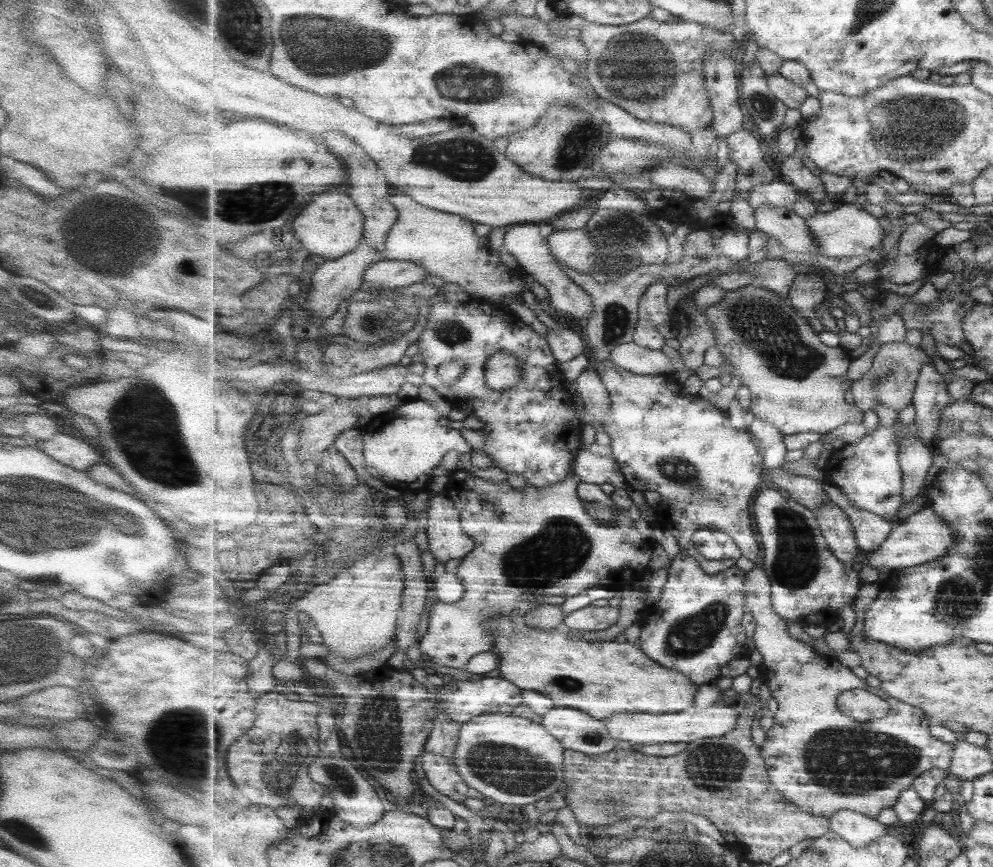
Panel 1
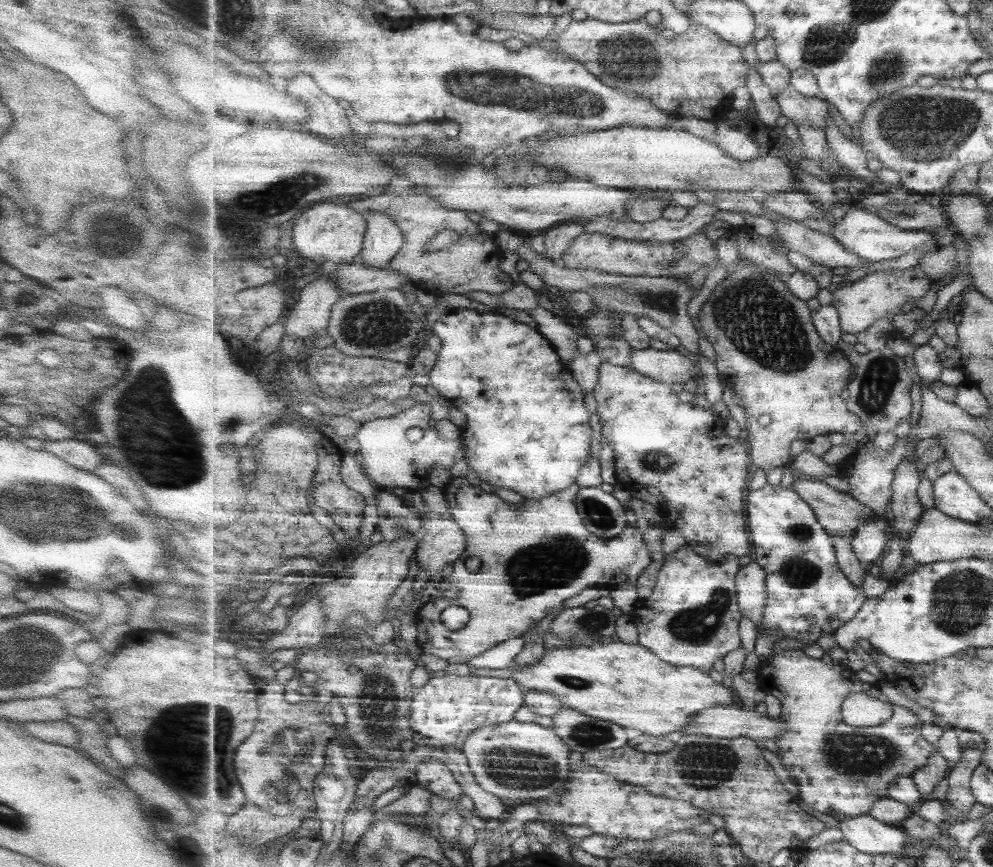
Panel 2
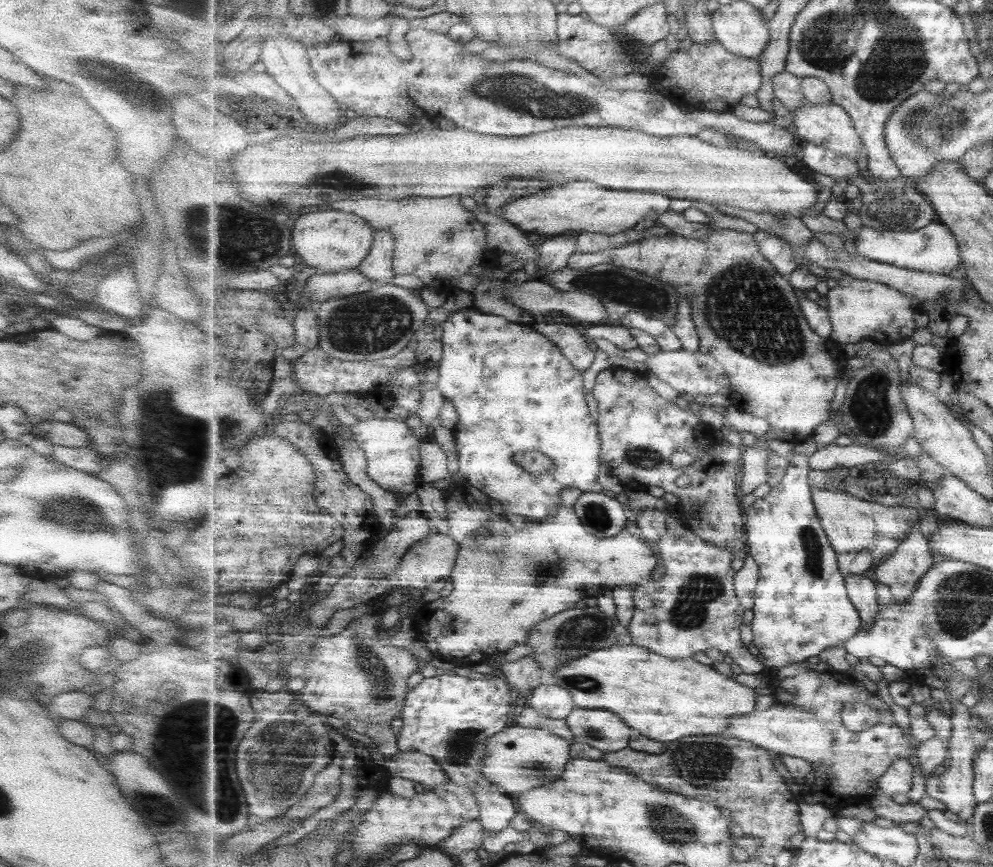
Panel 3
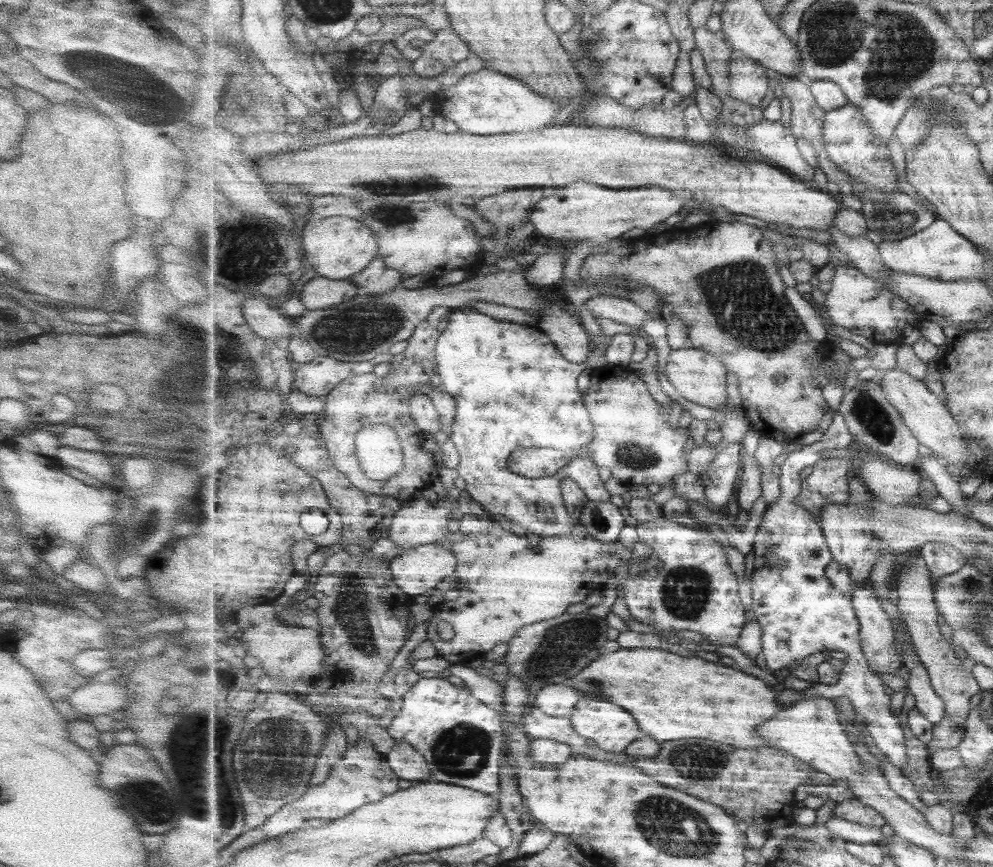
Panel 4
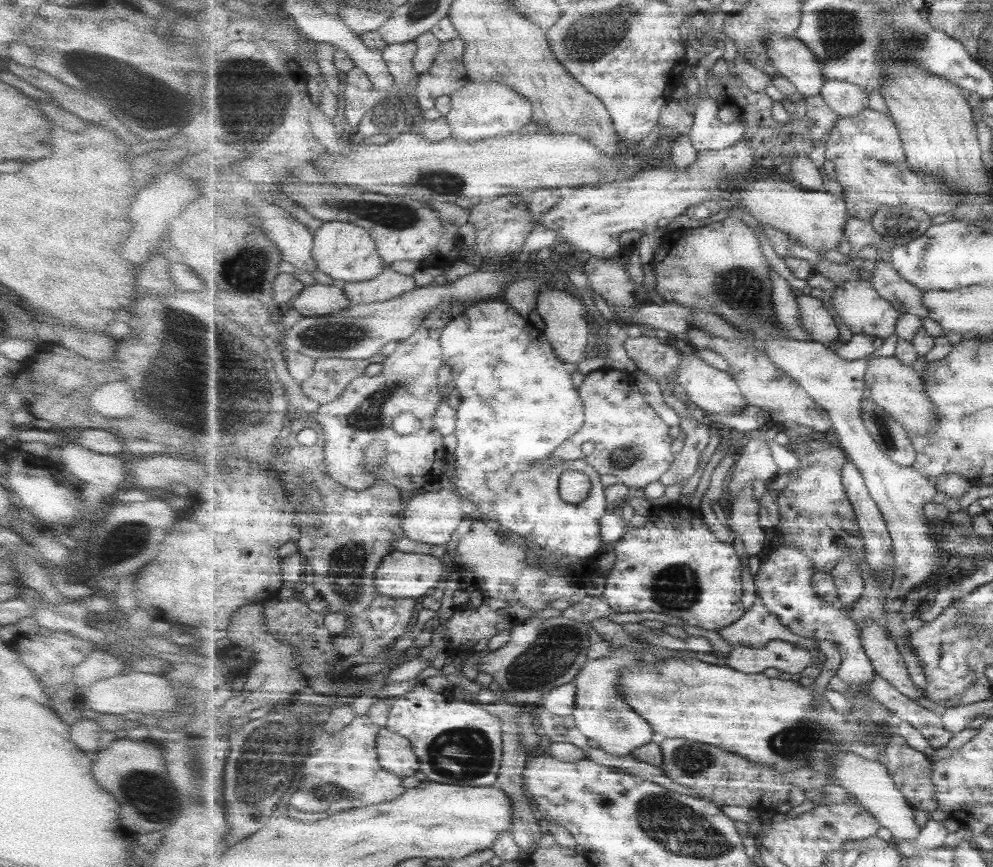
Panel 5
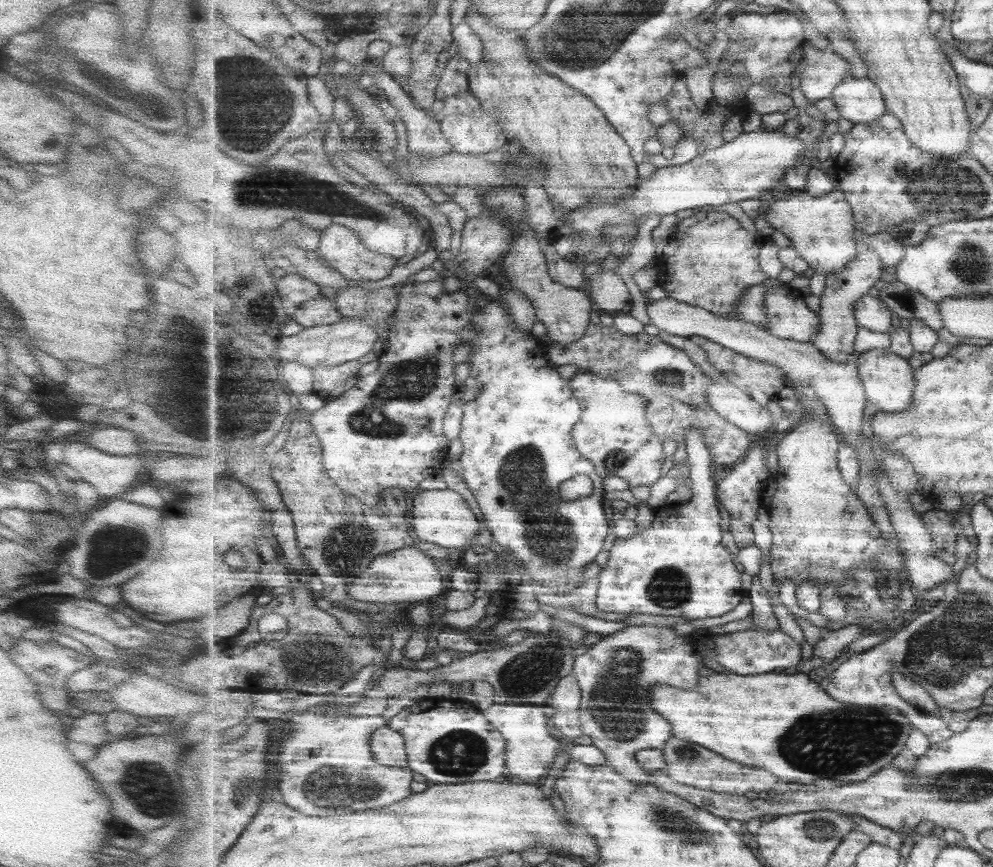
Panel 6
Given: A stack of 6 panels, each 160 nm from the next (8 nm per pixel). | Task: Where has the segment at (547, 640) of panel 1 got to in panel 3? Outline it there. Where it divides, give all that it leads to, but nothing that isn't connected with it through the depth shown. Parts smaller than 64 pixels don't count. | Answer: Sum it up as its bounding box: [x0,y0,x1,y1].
[552,642,757,742]

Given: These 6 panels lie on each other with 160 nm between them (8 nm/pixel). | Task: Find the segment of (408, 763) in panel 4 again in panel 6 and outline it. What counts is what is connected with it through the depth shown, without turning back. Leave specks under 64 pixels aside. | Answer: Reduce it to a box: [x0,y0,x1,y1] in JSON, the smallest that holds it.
[372,726,408,767]

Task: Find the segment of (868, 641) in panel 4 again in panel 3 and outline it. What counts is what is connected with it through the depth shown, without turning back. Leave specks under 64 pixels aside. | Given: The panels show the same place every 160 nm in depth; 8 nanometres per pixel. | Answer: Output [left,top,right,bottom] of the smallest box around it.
[845,574,880,628]

